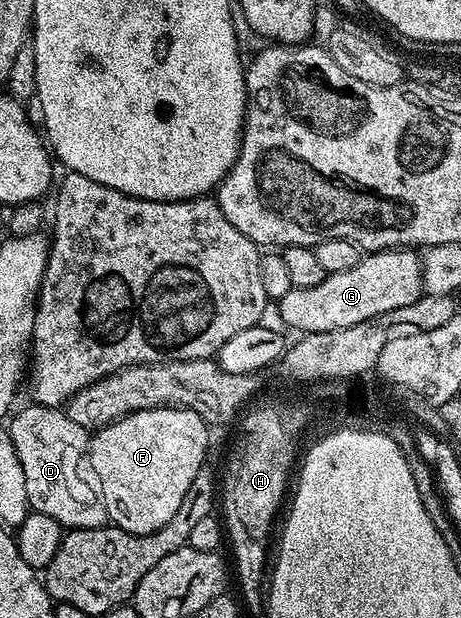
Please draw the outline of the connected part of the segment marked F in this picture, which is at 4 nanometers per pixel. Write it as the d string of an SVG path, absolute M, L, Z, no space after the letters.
M146 409L125 415L104 429L94 430L89 441L91 469L97 471L99 494L103 496L108 522L133 535L155 533L177 515L193 479L205 468L207 444L212 430L195 409Z

